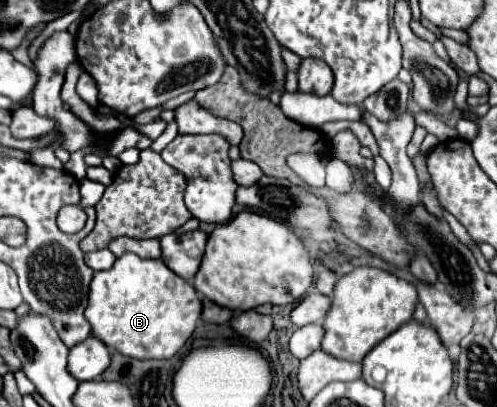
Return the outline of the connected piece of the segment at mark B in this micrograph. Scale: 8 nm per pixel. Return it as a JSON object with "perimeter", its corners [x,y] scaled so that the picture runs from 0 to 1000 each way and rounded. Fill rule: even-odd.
{"perimeter":[[[256,619],[219,663],[191,668],[171,781],[195,830],[260,880],[348,880],[396,806],[404,732],[376,688],[348,673],[324,639],[292,639]]]}

